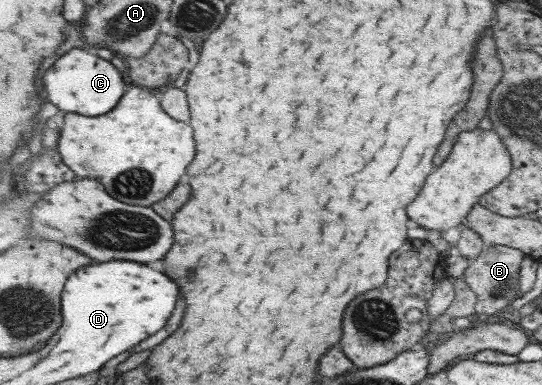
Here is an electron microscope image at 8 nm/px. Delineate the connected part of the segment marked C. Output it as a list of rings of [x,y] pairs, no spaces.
[[[72,49],[64,57],[56,61],[52,69],[46,71],[44,87],[48,91],[48,99],[62,111],[68,113],[80,113],[98,117],[104,113],[110,113],[130,87],[127,73],[122,73],[106,59],[88,53],[89,49]]]

